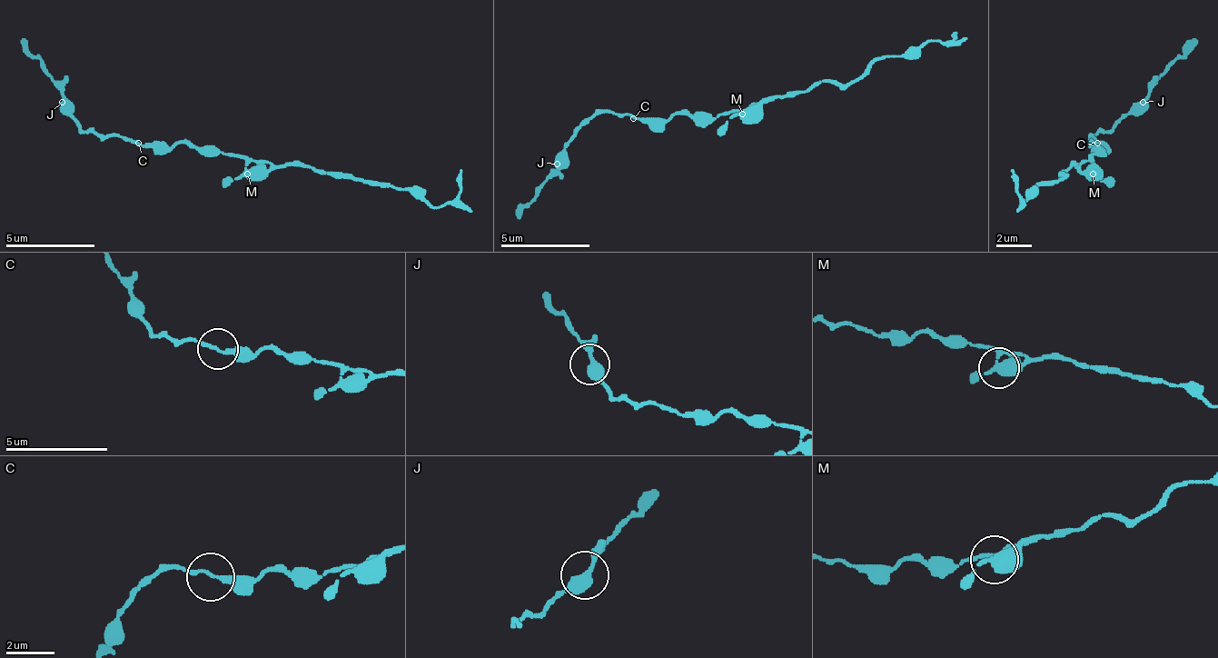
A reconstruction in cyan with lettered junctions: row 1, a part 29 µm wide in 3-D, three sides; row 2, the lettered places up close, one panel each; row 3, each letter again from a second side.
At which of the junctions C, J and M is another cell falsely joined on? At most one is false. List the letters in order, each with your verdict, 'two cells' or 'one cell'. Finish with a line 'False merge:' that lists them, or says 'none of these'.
C: one cell
J: one cell
M: one cell
False merge: none of these

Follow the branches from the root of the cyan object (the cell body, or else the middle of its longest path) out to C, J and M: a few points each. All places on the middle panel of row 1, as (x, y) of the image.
C: (726, 111), (721, 114), (672, 114), (668, 119), (632, 119)
J: (726, 111), (668, 119), (632, 119), (614, 111), (597, 111), (557, 164)
M: (726, 111), (743, 114)

